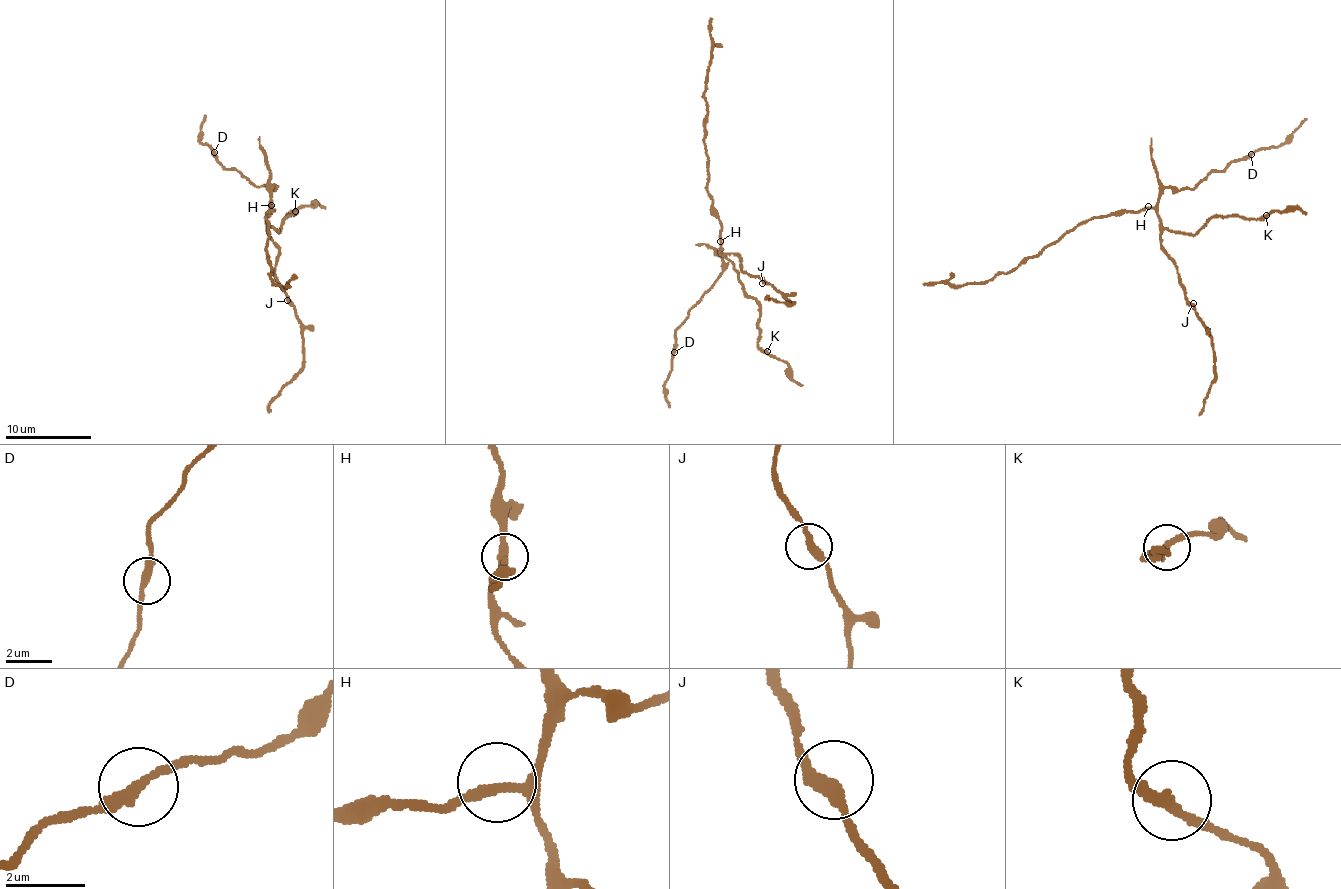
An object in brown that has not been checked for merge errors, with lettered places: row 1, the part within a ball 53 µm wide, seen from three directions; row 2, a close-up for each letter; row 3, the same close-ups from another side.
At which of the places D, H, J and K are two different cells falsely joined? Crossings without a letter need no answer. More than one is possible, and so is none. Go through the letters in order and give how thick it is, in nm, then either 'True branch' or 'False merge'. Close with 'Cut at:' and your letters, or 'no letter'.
D: Thickness 280 nm. True branch
H: Thickness 220 nm. True branch
J: Thickness 320 nm. True branch
K: Thickness 300 nm. True branch
Cut at: no letter

